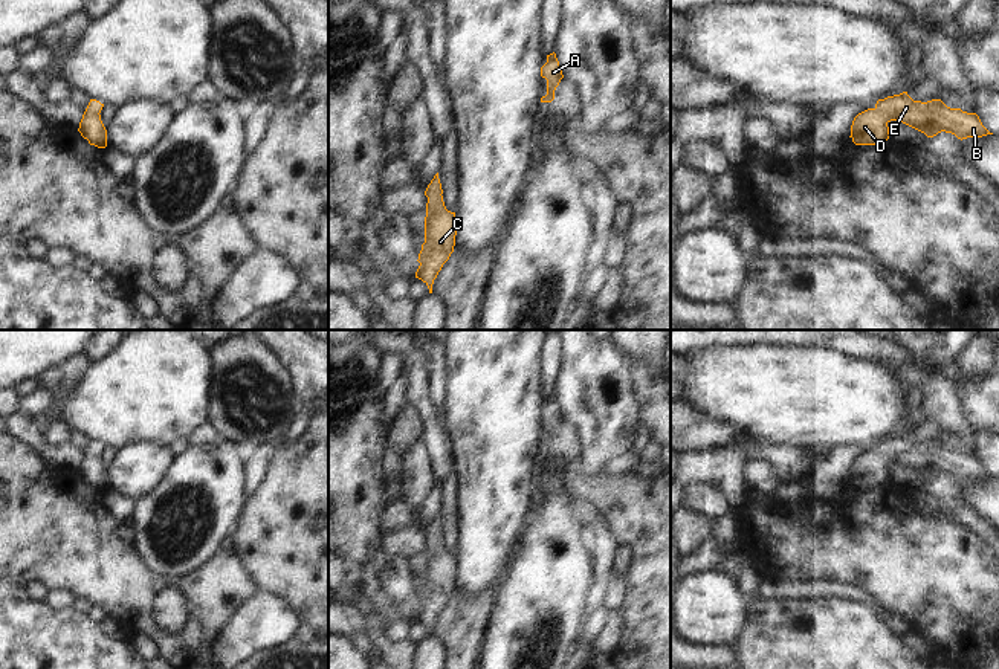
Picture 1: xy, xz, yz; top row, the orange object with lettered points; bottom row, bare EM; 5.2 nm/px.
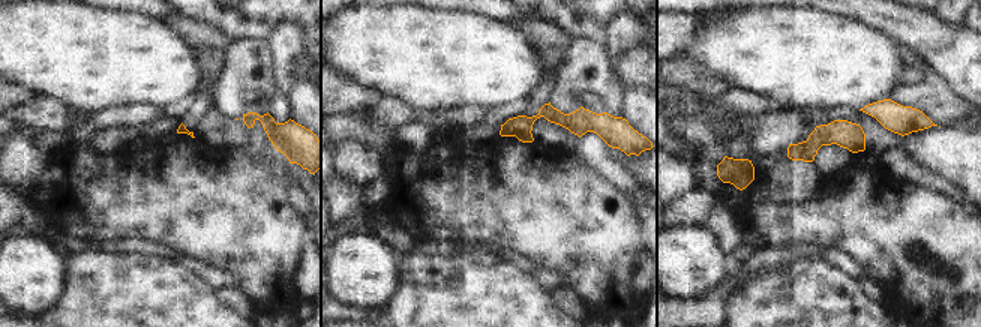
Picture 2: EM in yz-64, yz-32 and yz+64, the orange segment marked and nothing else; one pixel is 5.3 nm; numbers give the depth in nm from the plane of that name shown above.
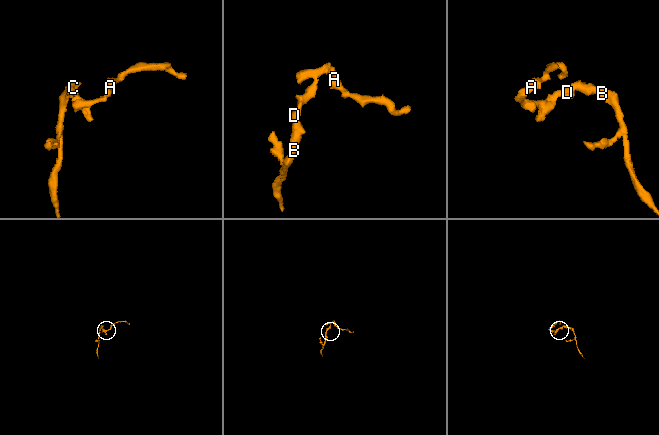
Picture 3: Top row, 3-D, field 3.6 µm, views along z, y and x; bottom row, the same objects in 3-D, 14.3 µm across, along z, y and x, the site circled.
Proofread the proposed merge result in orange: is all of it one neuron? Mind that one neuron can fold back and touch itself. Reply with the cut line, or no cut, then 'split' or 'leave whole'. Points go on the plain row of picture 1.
cut none; leave whole

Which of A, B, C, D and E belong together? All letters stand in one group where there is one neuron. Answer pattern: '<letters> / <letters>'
A B C D E

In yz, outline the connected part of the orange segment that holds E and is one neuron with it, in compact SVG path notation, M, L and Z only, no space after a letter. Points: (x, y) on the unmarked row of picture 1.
M907 434L878 441L874 451L858 455L851 467L851 481L855 487L880 487L889 481L891 463L903 464L927 480L941 473L958 481L982 480L990 475L976 455L950 451L941 441L927 444L913 443Z

